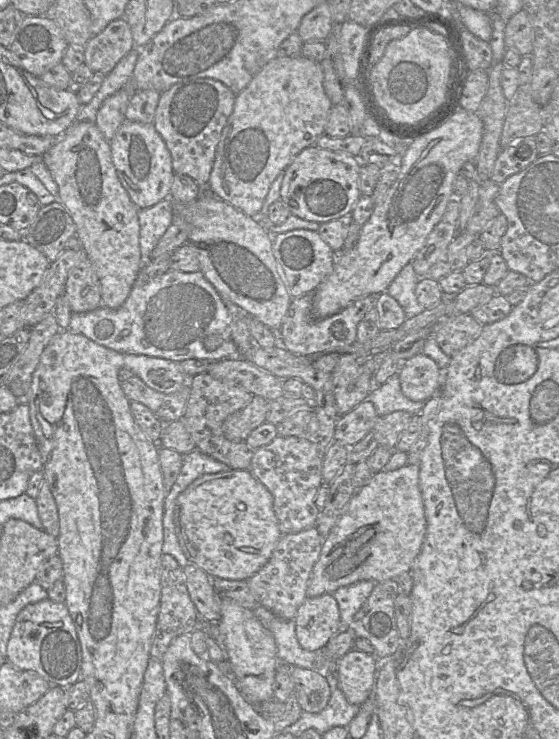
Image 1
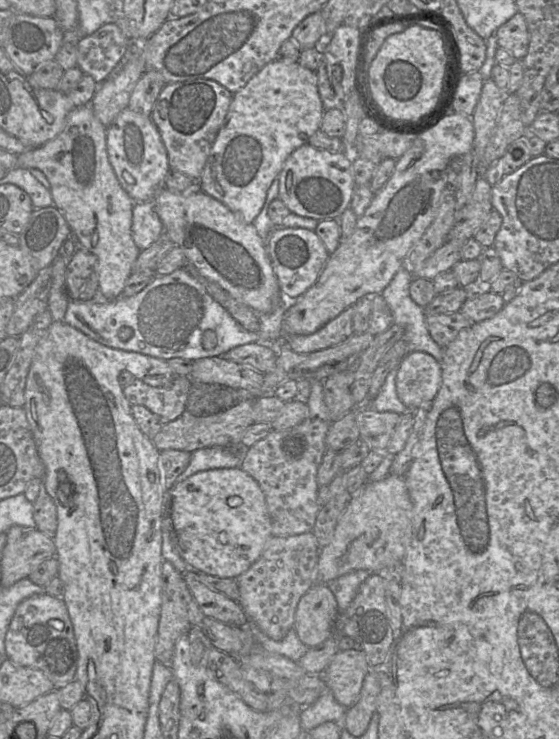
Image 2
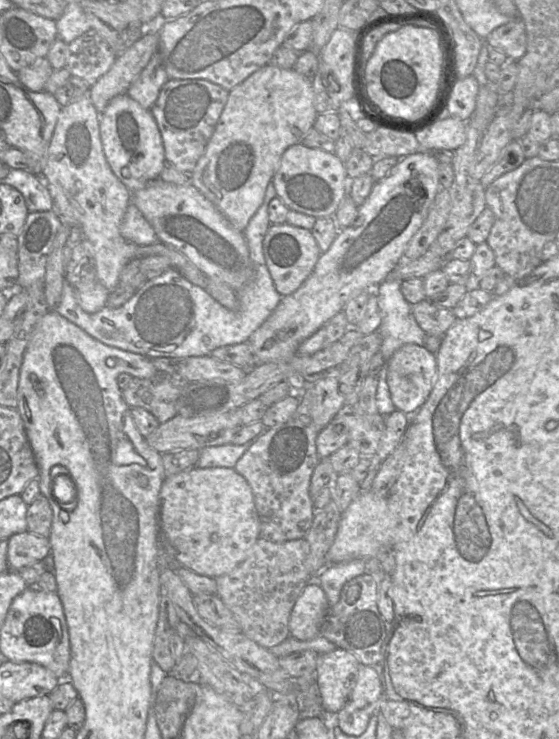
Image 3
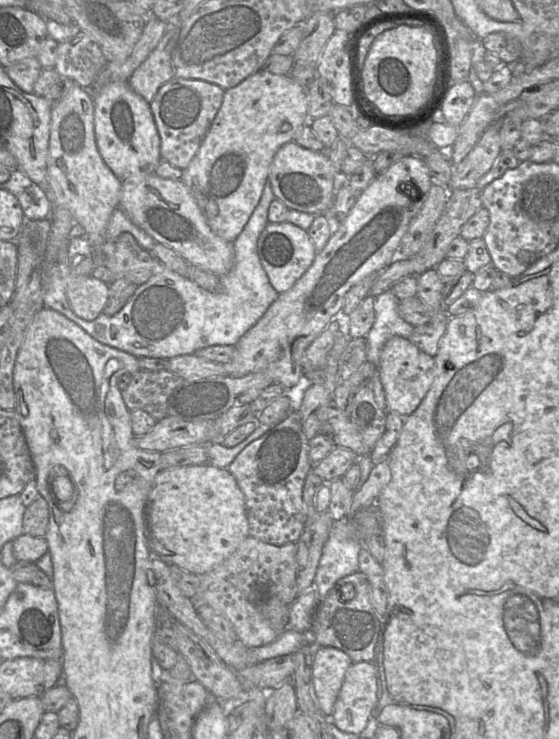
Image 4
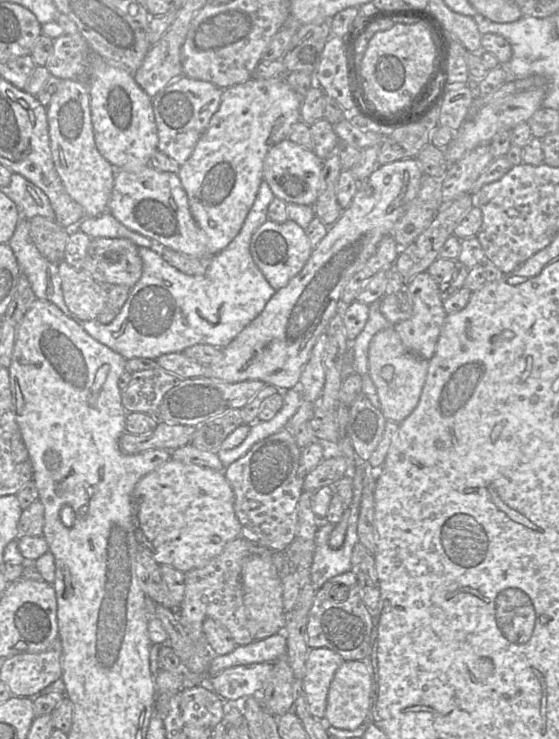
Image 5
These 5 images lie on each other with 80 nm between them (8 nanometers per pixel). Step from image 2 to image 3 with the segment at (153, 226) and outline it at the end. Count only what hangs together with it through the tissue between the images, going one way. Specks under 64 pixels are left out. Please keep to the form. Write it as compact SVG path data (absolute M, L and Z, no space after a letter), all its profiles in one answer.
M130 203L120 225L121 235L139 246L147 246L158 241L155 230L145 219L135 204Z

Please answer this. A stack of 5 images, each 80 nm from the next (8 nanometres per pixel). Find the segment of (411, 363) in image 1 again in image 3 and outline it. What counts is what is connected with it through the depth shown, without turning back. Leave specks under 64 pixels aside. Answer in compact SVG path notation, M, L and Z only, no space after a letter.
M406 344L396 350L387 362L387 382L397 411L412 417L427 401L437 374L437 357L424 346Z

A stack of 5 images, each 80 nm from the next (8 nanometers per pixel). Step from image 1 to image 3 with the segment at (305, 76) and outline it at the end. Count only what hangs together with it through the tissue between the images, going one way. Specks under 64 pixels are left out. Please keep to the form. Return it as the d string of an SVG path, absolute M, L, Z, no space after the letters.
M265 65L229 91L205 152L190 174L191 184L208 198L237 230L243 232L261 207L268 184L277 172L281 157L290 146L301 143L317 118L312 80L294 69Z

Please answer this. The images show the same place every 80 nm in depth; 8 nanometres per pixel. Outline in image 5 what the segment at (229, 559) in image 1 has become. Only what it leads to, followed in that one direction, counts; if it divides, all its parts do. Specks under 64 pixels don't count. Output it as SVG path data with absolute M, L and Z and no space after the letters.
M170 458L142 477L131 495L139 552L183 573L204 567L228 542L241 536L234 501L234 492L224 472Z

